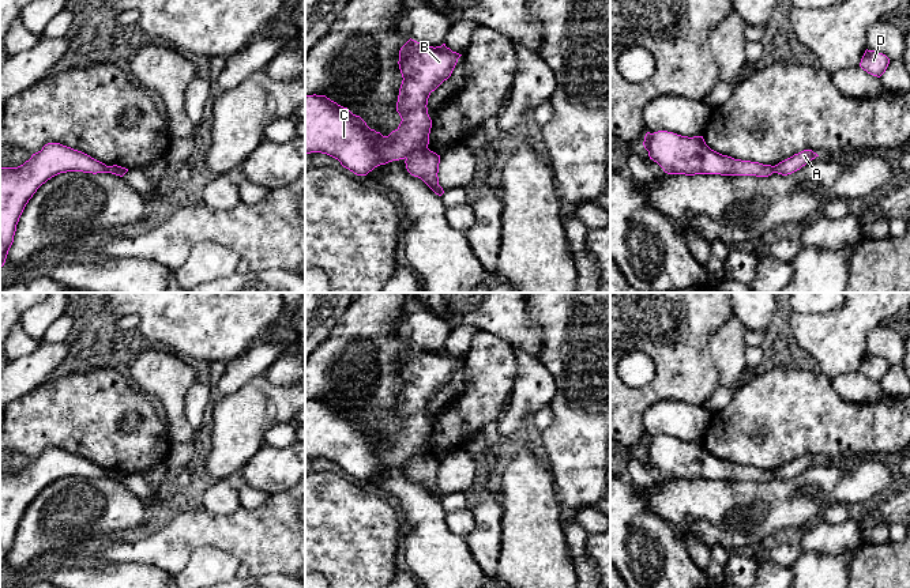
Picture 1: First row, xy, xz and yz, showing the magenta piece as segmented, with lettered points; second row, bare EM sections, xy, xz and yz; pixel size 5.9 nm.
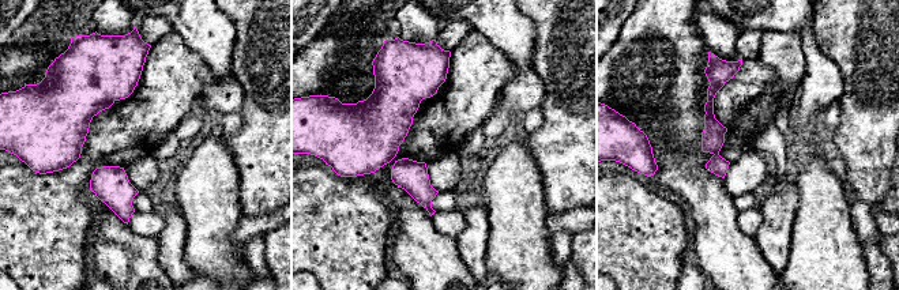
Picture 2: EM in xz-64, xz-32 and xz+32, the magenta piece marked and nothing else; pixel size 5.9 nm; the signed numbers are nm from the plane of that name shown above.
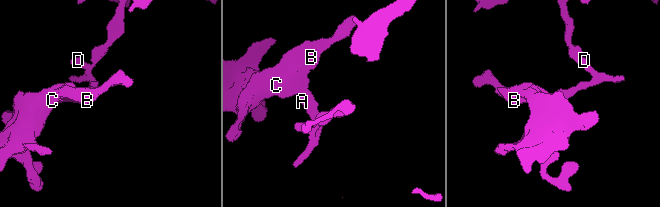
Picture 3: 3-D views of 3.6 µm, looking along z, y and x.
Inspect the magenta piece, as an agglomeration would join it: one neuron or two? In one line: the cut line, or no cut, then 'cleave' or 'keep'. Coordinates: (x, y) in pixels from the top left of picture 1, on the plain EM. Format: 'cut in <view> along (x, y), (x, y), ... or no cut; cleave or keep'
cut in xz along (427, 452), (414, 455), (406, 463); cleave

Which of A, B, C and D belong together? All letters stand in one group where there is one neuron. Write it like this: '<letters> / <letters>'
A D / B C

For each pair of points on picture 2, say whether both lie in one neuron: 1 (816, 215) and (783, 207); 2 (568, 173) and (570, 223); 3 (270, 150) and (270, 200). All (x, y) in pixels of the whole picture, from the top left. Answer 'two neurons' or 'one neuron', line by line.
1: two neurons
2: two neurons
3: one neuron

